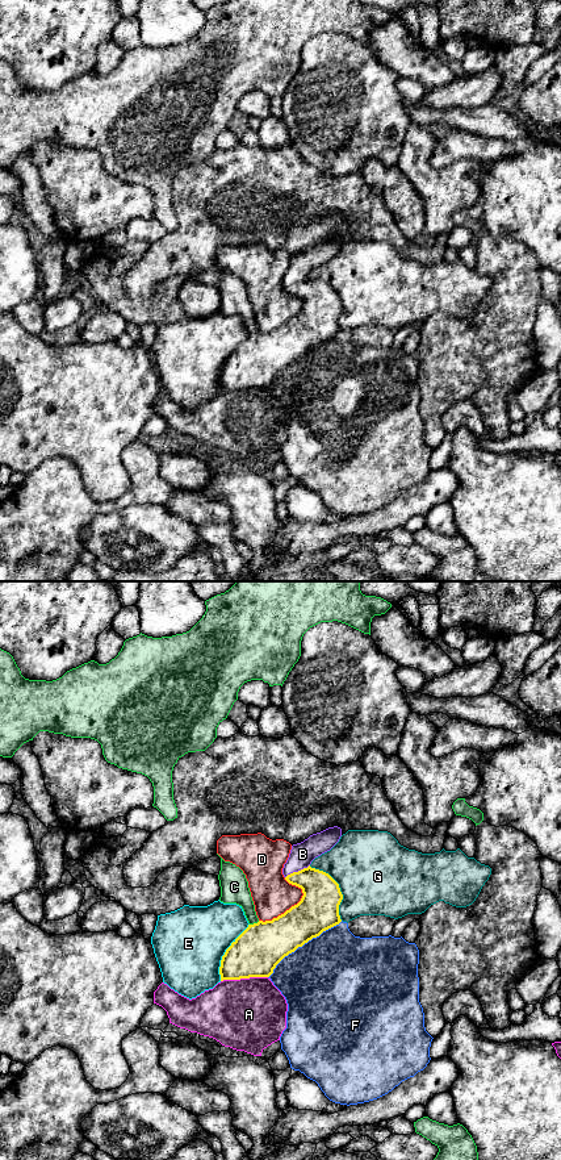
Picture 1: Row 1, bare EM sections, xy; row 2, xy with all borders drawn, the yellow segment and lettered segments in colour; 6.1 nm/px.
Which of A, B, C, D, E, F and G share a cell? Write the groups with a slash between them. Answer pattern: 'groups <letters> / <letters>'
groups A / B / C / D / E / F / G

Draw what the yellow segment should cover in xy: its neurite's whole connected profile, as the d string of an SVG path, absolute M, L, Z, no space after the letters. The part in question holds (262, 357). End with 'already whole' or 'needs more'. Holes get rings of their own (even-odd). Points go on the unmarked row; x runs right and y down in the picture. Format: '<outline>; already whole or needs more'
M334 237L292 256L282 285L302 300L301 312L272 331L248 335L222 367L221 392L269 388L285 367L342 333L339 295L328 284L310 278L340 247L342 239Z; needs more

